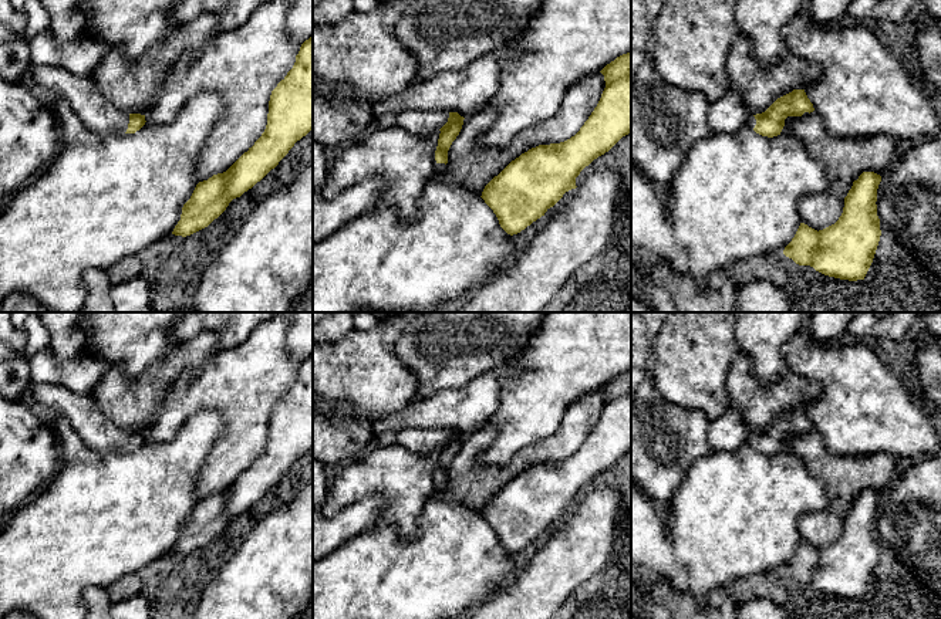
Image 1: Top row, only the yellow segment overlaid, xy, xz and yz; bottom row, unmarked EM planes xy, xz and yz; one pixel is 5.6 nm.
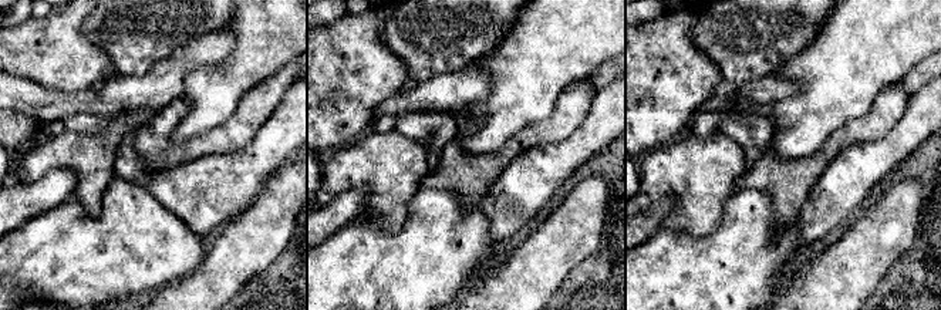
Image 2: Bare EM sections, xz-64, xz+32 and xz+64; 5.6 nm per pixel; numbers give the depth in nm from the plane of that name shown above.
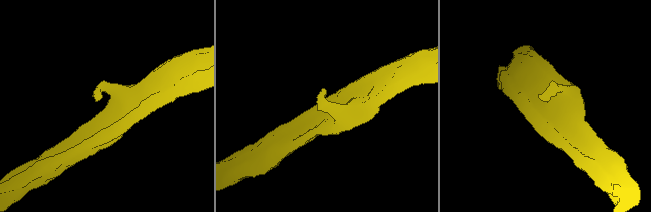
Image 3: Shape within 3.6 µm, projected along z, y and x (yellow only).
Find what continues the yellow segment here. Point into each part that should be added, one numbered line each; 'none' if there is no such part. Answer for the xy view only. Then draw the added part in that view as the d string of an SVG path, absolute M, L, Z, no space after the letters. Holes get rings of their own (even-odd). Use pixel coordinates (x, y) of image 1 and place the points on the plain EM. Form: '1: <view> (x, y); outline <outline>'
1: xy (97, 432); outline M31 383L30 393L37 403L64 415L87 447L100 454L127 450L129 432L118 429L90 395L57 383Z

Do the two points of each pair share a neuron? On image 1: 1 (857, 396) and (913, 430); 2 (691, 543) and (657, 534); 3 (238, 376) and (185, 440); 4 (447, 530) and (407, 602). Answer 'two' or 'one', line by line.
1: one
2: two
3: two
4: one

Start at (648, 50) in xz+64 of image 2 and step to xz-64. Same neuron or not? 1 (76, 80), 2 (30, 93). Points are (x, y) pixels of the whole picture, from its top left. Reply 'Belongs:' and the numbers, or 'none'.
Belongs: 1

